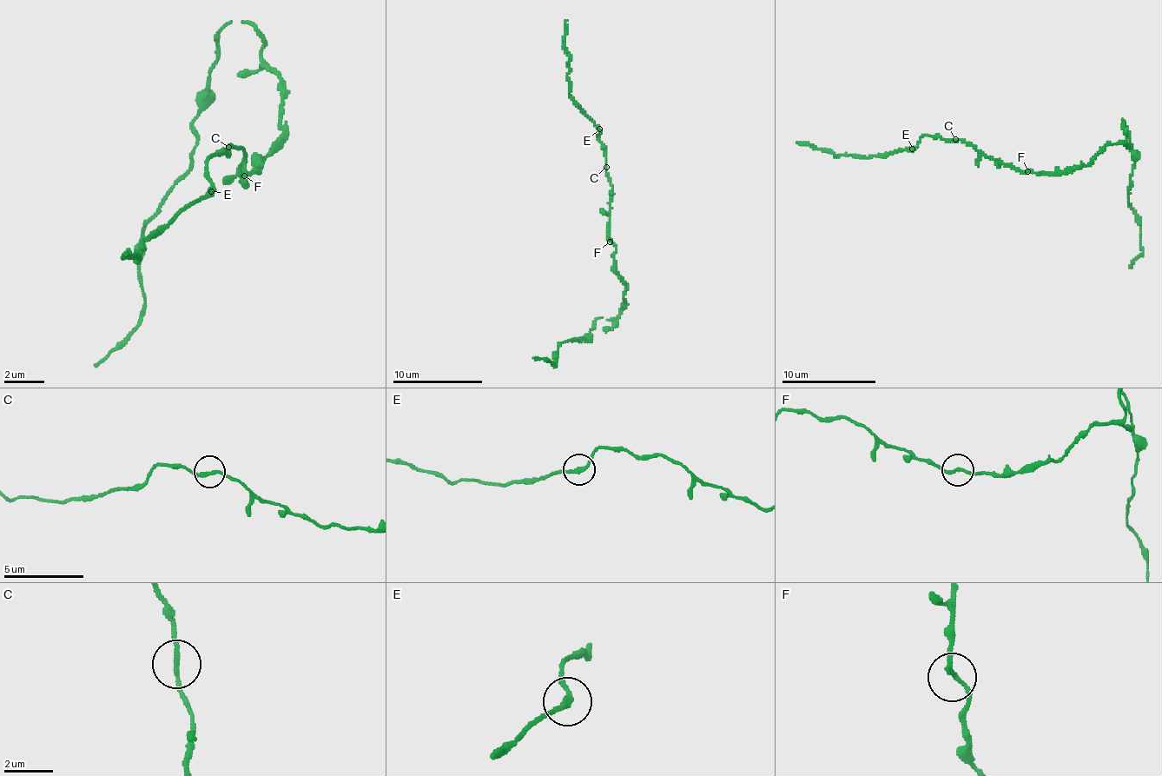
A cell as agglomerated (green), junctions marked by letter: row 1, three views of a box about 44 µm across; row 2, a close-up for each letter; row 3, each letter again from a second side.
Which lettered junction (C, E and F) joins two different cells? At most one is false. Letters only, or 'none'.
none

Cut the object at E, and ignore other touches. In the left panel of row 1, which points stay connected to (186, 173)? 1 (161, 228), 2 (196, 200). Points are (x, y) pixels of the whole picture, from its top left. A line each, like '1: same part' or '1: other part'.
1: other part
2: other part

